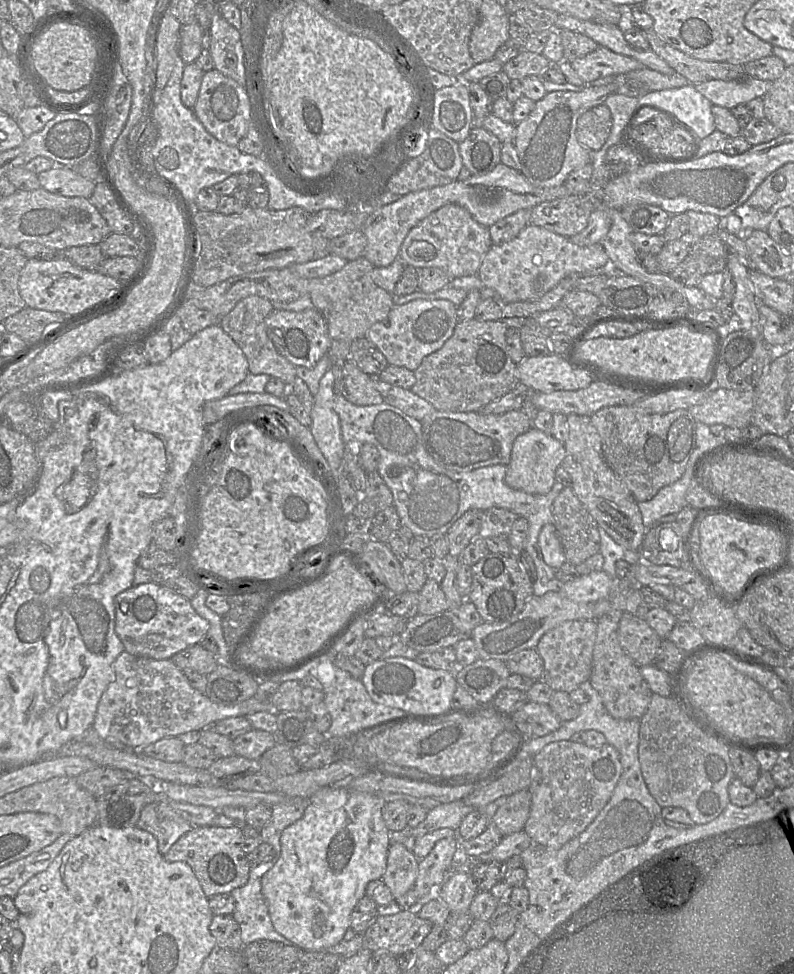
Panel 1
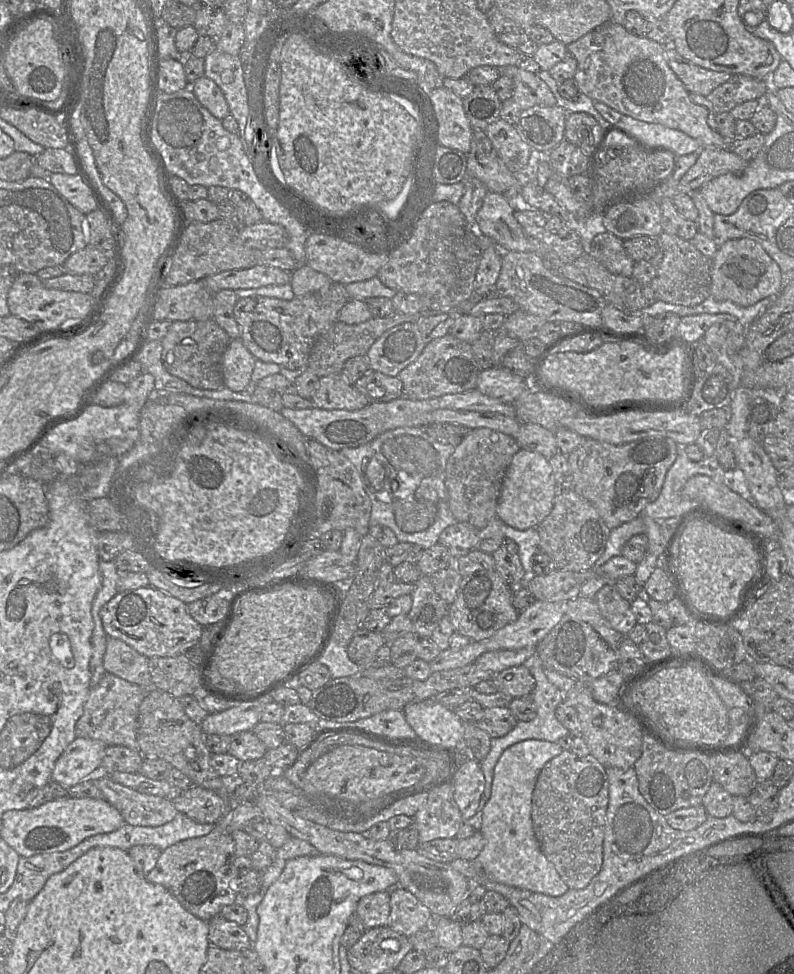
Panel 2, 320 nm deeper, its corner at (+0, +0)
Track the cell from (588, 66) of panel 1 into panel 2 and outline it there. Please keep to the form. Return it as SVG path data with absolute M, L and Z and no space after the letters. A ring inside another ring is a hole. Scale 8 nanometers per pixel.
M609 21L597 27L596 29L592 30L591 32L587 33L577 41L567 45L567 51L568 51L568 54L573 56L577 61L577 70L572 79L575 82L578 88L578 91L581 94L584 94L585 96L590 98L593 102L601 102L607 105L608 107L610 107L611 109L619 112L620 114L625 116L630 116L636 120L640 120L640 121L652 123L652 124L659 124L667 128L681 131L684 134L688 135L689 137L698 141L701 144L702 148L726 148L727 147L727 142L721 137L721 135L717 131L712 130L708 126L707 110L691 102L689 98L690 93L685 89L681 81L677 78L675 73L669 67L666 59L666 55L665 55L665 46L646 38L645 36L637 37L637 36L631 35L625 30L623 25L615 24Z

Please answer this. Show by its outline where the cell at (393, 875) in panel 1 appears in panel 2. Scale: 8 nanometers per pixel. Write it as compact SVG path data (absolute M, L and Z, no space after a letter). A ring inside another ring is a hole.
M400 887L390 897L389 926L410 937L432 924L432 912L413 893Z

